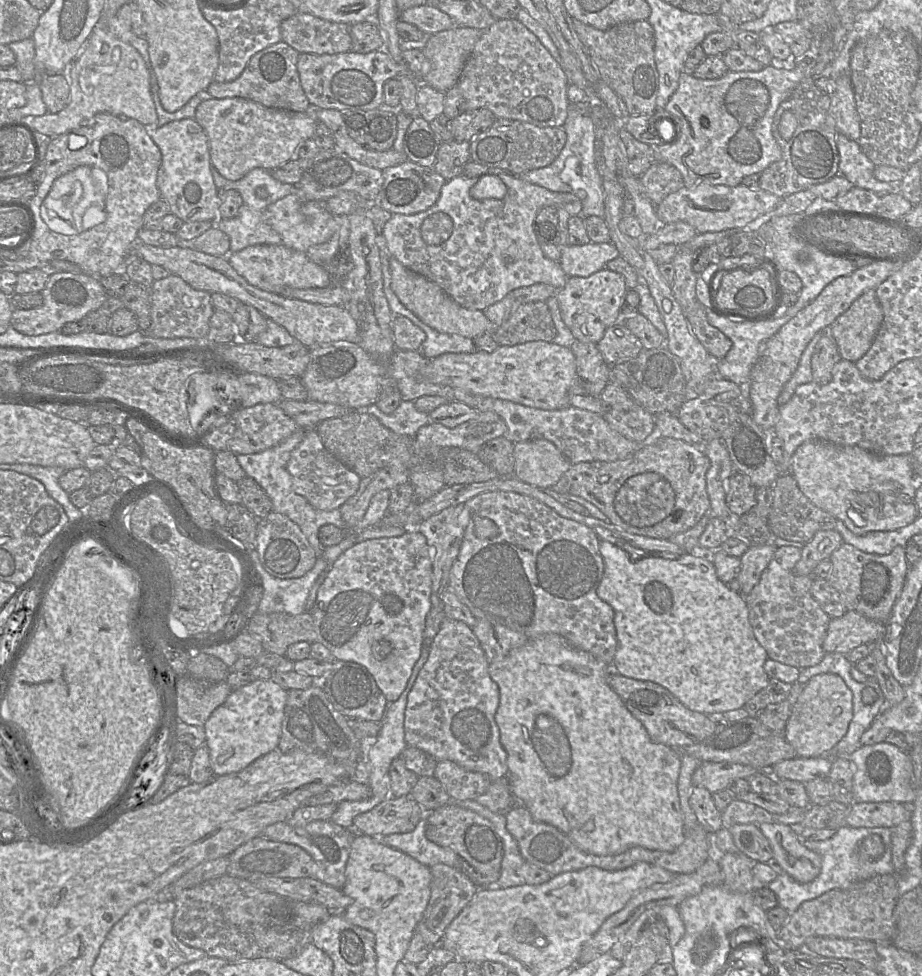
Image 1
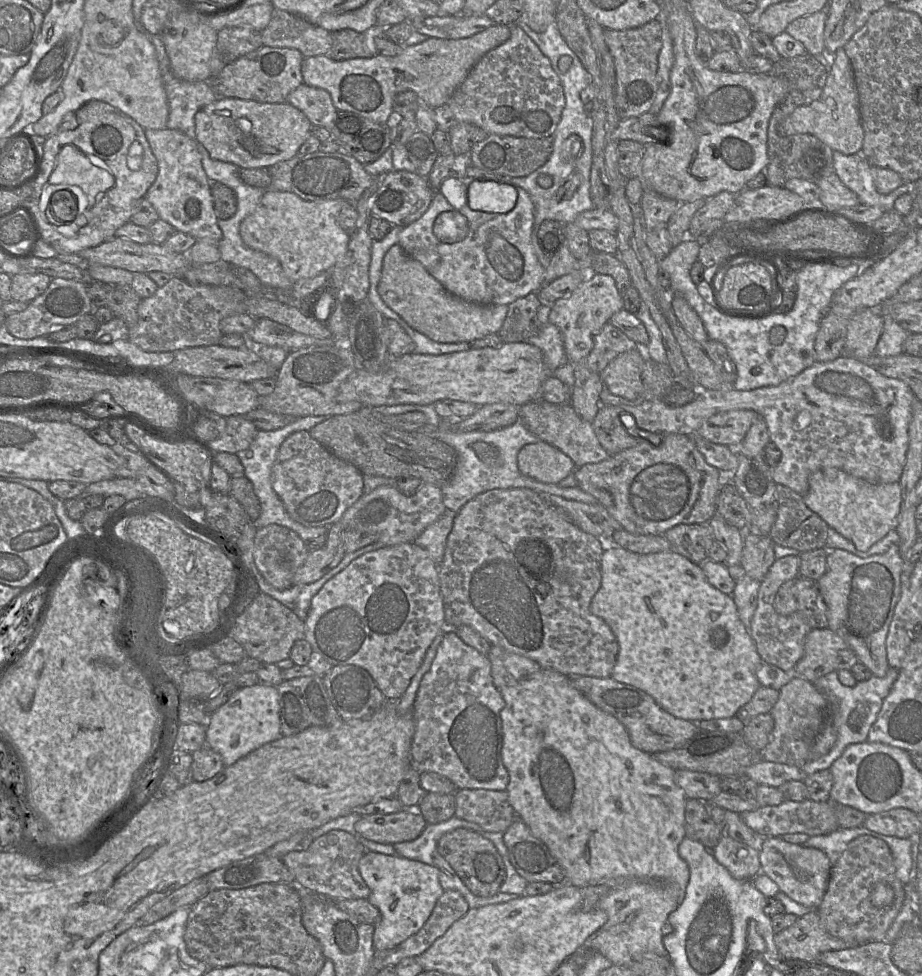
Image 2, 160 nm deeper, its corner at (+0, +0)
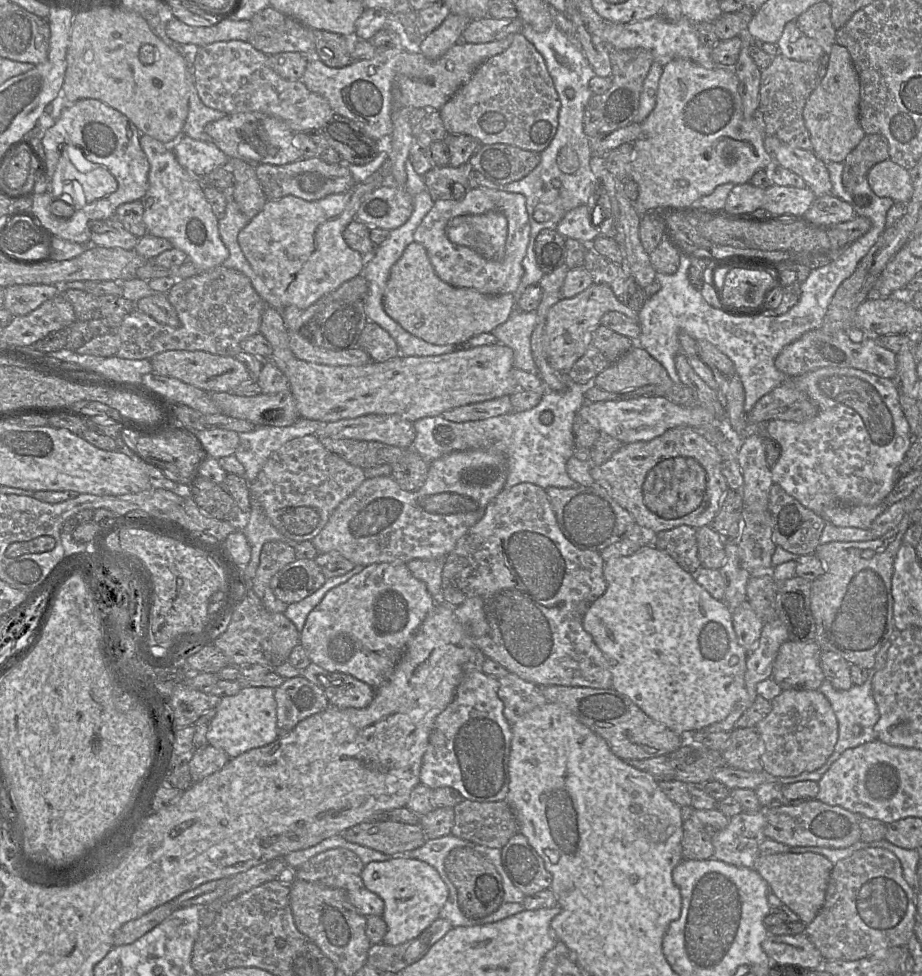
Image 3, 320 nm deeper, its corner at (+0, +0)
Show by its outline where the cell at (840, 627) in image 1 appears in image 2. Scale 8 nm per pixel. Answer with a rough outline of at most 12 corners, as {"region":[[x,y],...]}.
{"region":[[828,627],[811,630],[792,671],[814,684],[837,670],[848,646]]}

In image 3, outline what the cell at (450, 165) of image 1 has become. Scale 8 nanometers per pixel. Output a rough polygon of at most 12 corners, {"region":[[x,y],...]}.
{"region":[[469,162],[431,169],[423,177],[434,201],[463,199]]}

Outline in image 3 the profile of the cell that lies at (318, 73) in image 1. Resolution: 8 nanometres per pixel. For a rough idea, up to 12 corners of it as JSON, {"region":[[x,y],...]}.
{"region":[[514,35],[458,42],[437,60],[393,47],[301,82],[380,142],[393,88],[408,108],[439,111]]}

